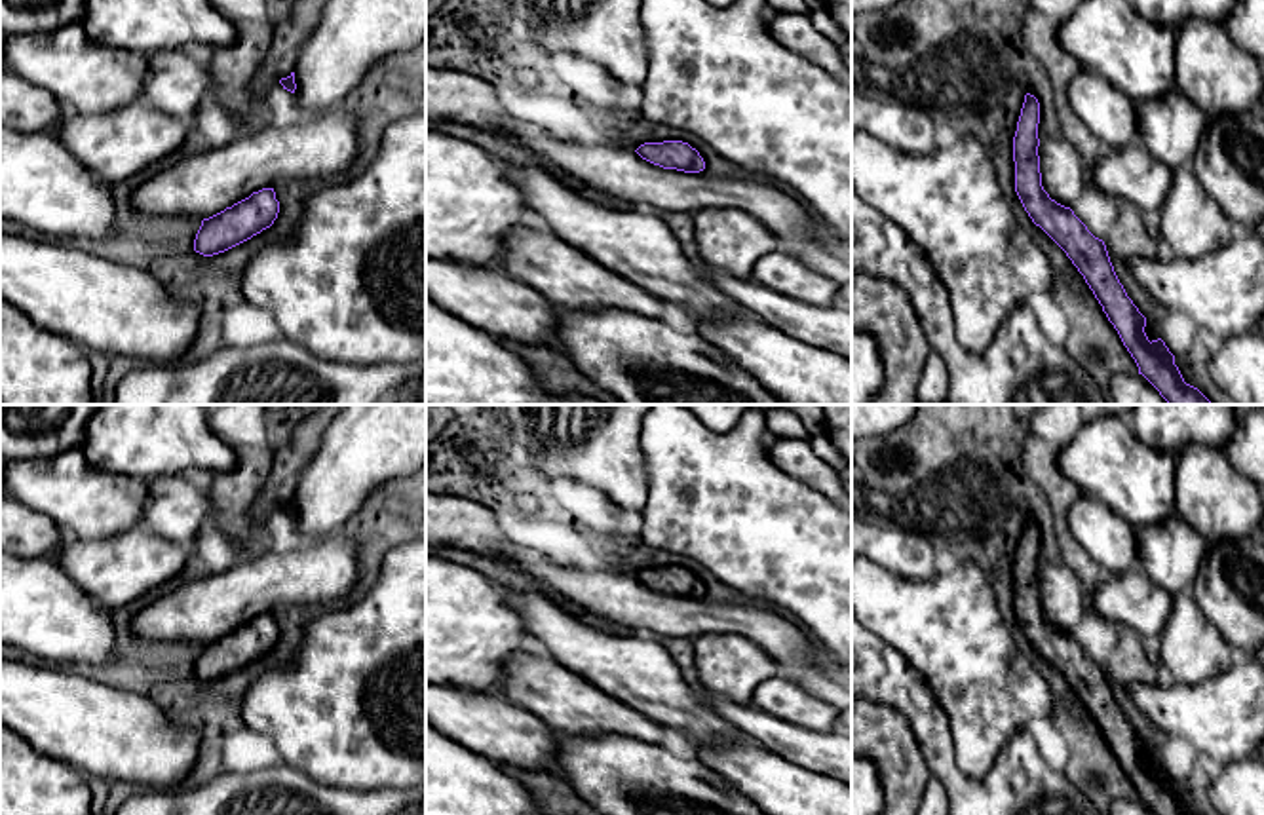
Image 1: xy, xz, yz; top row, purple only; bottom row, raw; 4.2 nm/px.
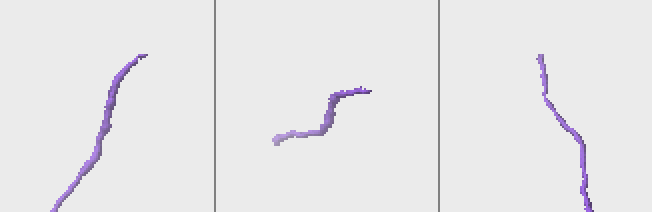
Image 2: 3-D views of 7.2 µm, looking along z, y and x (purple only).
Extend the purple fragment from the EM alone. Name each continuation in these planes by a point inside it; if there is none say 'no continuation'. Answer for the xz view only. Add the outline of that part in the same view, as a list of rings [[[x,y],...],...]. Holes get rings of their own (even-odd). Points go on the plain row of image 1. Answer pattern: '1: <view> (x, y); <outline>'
no continuation

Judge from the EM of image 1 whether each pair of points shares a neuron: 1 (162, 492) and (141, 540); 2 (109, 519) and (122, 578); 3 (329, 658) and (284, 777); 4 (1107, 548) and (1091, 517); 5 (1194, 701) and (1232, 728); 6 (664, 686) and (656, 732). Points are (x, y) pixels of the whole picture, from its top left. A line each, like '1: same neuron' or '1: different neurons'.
1: different neurons
2: different neurons
3: different neurons
4: same neuron
5: same neuron
6: different neurons

